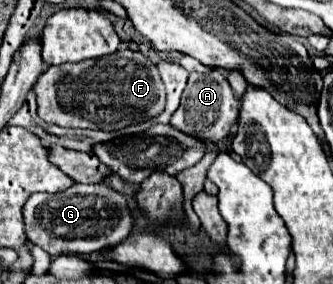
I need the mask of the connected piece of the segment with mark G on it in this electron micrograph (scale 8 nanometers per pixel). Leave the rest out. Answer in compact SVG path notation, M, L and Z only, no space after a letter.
M73 184L69 190L57 192L57 194L37 192L27 200L27 204L23 208L23 216L25 216L25 232L27 232L29 242L41 246L51 256L91 254L91 252L99 252L103 248L115 246L131 234L131 228L135 224L135 216L131 212L131 208L127 206L125 198L117 190L113 190L105 184Z

